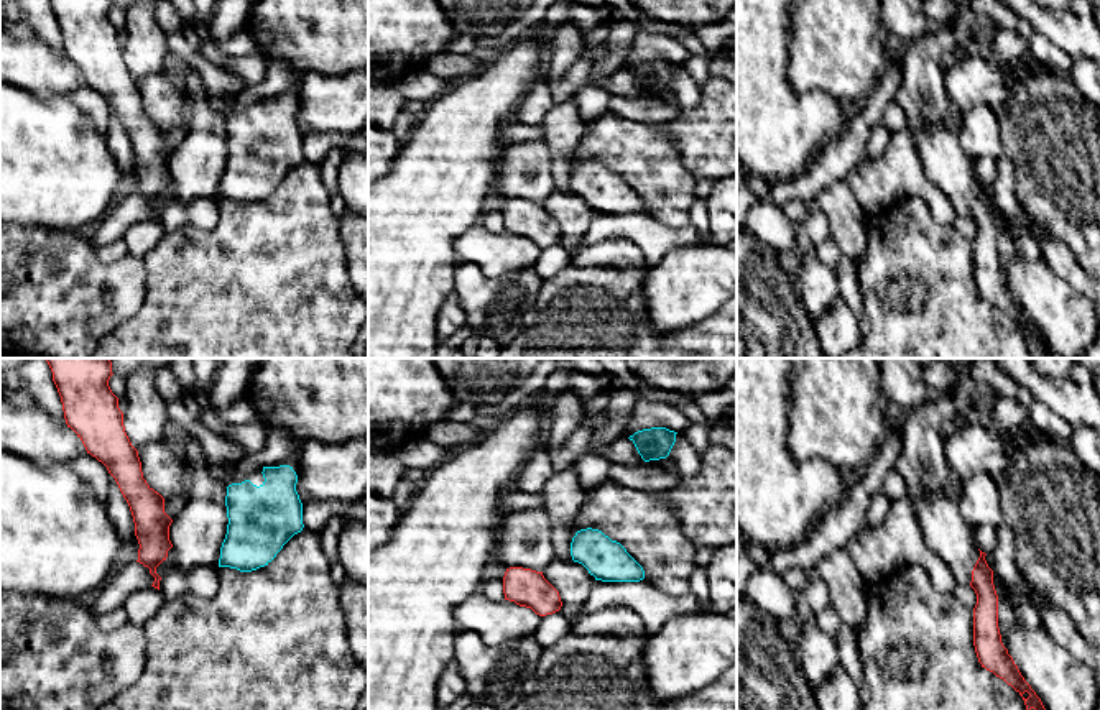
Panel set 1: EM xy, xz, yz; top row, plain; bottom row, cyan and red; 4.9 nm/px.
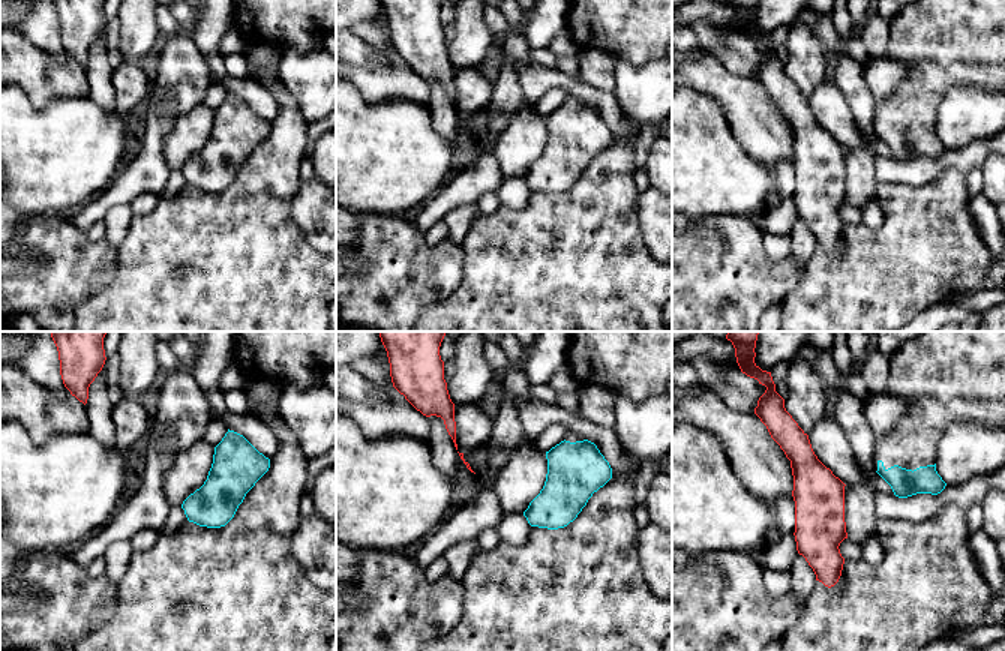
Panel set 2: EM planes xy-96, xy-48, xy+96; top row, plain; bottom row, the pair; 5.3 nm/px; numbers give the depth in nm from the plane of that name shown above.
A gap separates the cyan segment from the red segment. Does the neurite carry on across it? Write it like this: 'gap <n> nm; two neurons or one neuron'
gap 160 nm; two neurons

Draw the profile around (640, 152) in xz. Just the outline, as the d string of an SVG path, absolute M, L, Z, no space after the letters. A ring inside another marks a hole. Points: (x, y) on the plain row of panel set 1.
M612 112L587 123L587 130L575 148L572 169L580 161L599 161L612 173L620 174L626 184L643 199L645 214L672 228L681 228L689 220L689 210L696 201L696 176L684 168L672 141L666 136L668 123L648 123L622 118Z

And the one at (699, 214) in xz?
M696 197L689 210L689 220L700 233L700 240L697 243L700 245L710 243L710 220L709 220L709 209L705 199Z

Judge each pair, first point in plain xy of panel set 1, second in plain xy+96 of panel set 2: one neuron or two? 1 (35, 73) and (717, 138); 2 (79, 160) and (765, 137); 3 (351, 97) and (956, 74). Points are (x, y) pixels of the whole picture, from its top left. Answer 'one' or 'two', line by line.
1: two
2: two
3: two

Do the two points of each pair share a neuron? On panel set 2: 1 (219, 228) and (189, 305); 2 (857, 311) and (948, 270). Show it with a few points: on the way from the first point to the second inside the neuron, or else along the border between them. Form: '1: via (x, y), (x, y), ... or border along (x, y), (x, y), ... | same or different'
1: via (219, 248), (219, 275), (209, 285) | same
2: via (879, 299), (908, 270), (926, 270) | same

